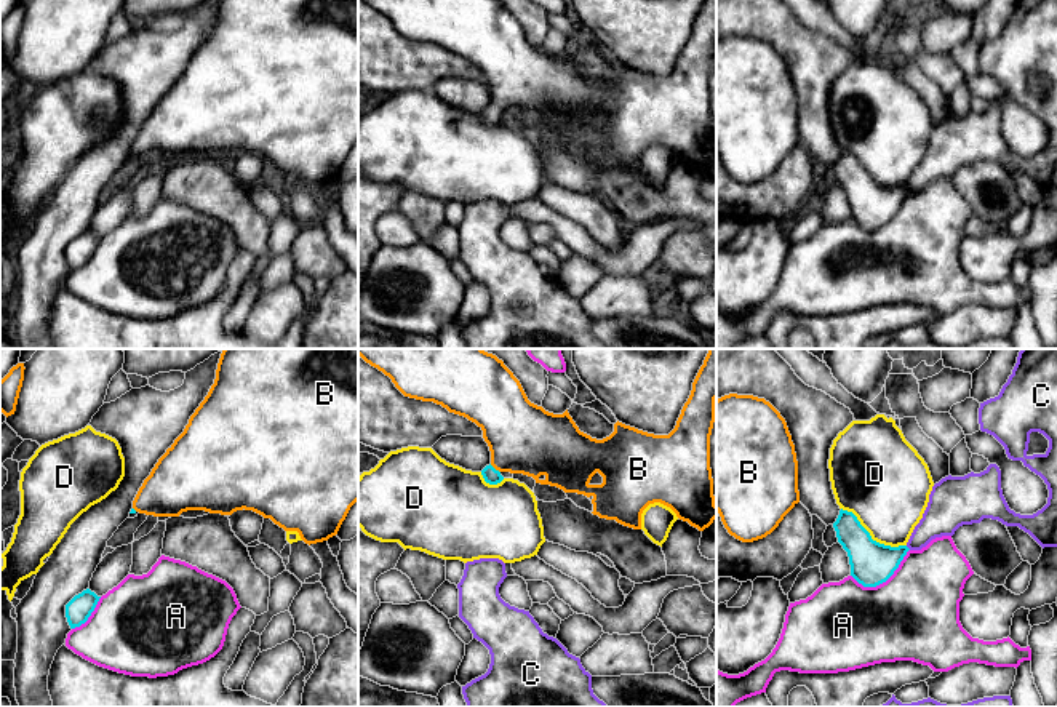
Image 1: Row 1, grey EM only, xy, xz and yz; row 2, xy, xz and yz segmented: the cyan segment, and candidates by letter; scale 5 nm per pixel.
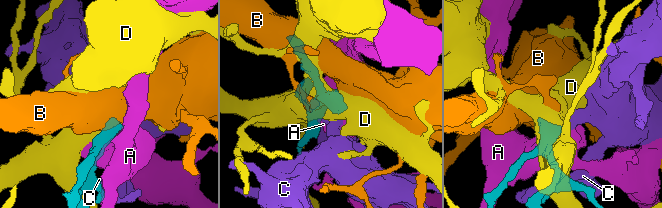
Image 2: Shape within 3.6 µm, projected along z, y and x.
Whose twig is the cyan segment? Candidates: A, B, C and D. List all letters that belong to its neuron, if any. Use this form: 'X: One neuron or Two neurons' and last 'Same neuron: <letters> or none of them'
A: Two neurons
B: One neuron
C: Two neurons
D: Two neurons
Same neuron: B

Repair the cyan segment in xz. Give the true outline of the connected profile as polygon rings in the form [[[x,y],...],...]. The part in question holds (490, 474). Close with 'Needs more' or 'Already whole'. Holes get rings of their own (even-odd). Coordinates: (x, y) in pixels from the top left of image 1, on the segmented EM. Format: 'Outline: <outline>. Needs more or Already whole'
Outline: [[[358,349],[358,355],[389,376],[405,397],[433,401],[475,422],[491,451],[491,464],[481,470],[489,485],[501,483],[502,472],[523,473],[564,493],[592,496],[593,515],[633,529],[641,529],[641,513],[654,502],[670,507],[680,520],[699,531],[716,518],[710,469],[716,349],[708,349],[668,435],[648,433],[617,421],[614,432],[603,440],[580,432],[568,409],[553,414],[531,403],[504,361],[483,349]]]. Needs more

